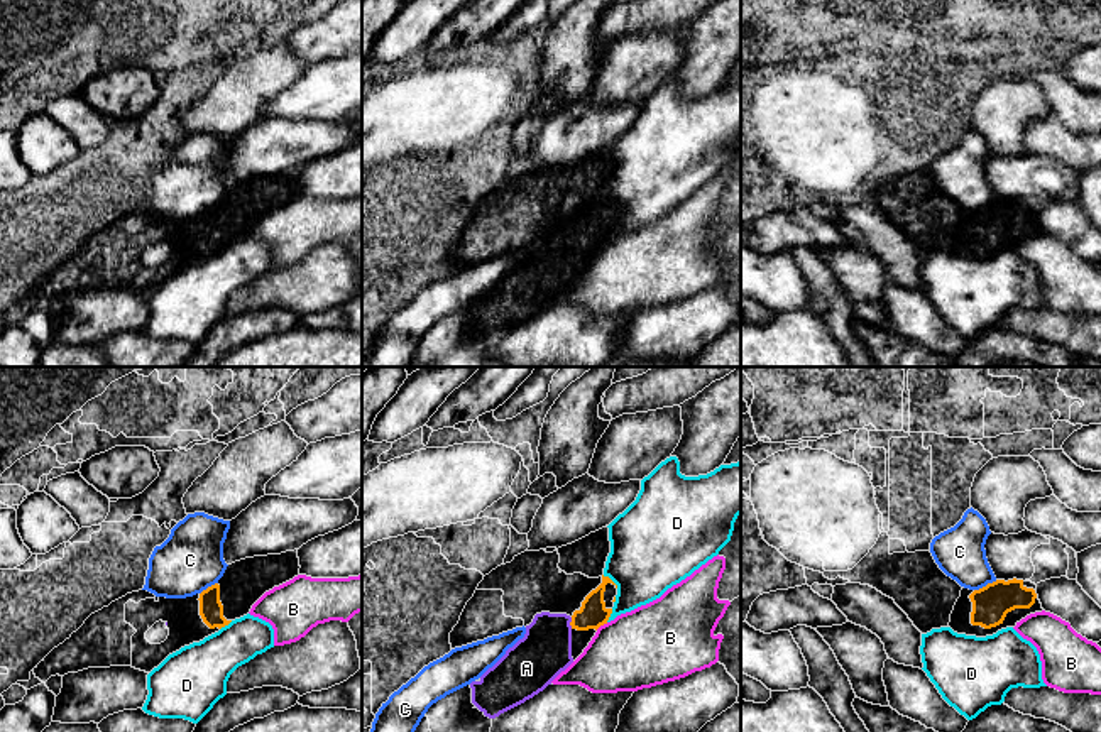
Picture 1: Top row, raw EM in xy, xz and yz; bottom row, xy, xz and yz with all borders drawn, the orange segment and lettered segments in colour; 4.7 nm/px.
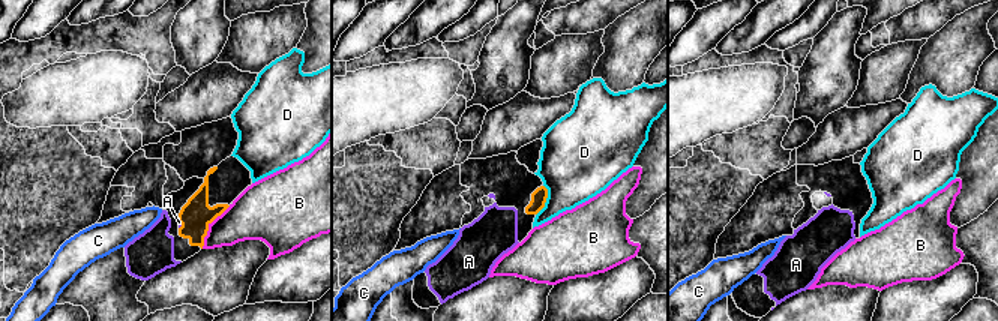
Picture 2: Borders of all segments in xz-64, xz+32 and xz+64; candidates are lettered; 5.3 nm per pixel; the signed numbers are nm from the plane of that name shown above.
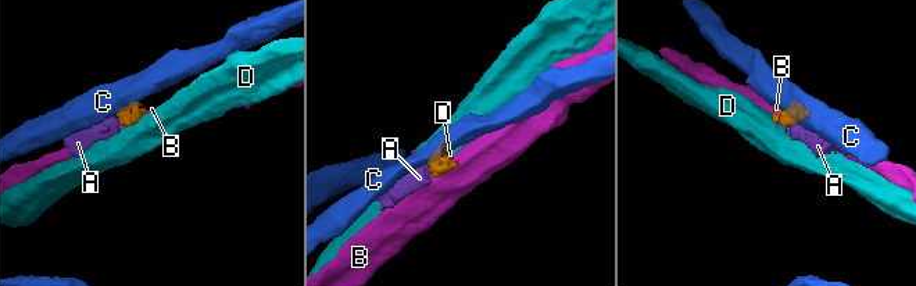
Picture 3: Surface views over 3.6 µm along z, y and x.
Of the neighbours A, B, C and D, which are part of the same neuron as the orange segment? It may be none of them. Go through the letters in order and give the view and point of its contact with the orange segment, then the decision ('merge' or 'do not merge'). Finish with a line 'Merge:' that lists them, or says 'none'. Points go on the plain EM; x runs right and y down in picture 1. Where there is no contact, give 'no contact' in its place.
A: contact xz (570, 244); merge
B: contact xz (601, 245); do not merge
C: contact yz (986, 207); do not merge
D: contact xz (611, 202); do not merge
Merge: A

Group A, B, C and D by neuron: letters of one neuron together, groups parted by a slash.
A / B / C / D

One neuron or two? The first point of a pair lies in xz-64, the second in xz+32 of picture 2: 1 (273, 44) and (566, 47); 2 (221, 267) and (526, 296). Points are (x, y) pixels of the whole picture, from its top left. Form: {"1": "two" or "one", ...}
{"1": "one", "2": "one"}

